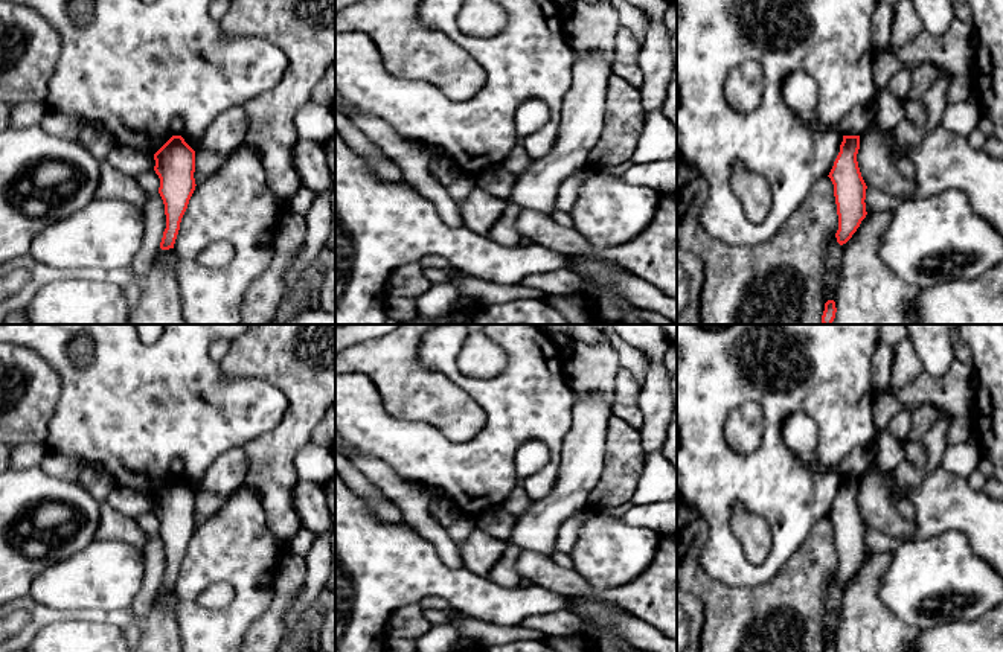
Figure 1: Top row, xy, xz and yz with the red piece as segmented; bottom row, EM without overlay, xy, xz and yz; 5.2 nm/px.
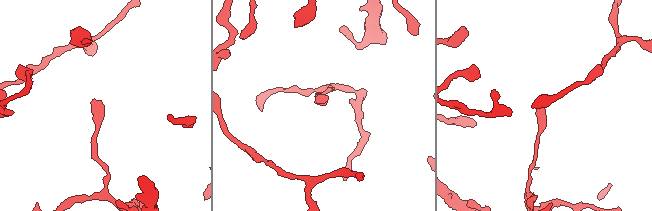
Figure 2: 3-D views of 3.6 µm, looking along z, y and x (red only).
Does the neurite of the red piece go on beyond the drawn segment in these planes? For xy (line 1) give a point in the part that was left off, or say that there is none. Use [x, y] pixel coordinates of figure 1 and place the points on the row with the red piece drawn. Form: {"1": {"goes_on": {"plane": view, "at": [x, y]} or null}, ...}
{"1": {"goes_on": null}}

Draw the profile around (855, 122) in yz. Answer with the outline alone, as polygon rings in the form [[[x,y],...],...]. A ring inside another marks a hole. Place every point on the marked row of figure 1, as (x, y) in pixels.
[[[873,97],[864,105],[854,107],[840,123],[843,136],[863,136],[866,128],[873,122],[878,110],[878,102]]]

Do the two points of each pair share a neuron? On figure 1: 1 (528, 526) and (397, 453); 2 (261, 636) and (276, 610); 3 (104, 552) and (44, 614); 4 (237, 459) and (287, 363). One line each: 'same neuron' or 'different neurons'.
1: different neurons
2: same neuron
3: different neurons
4: different neurons

